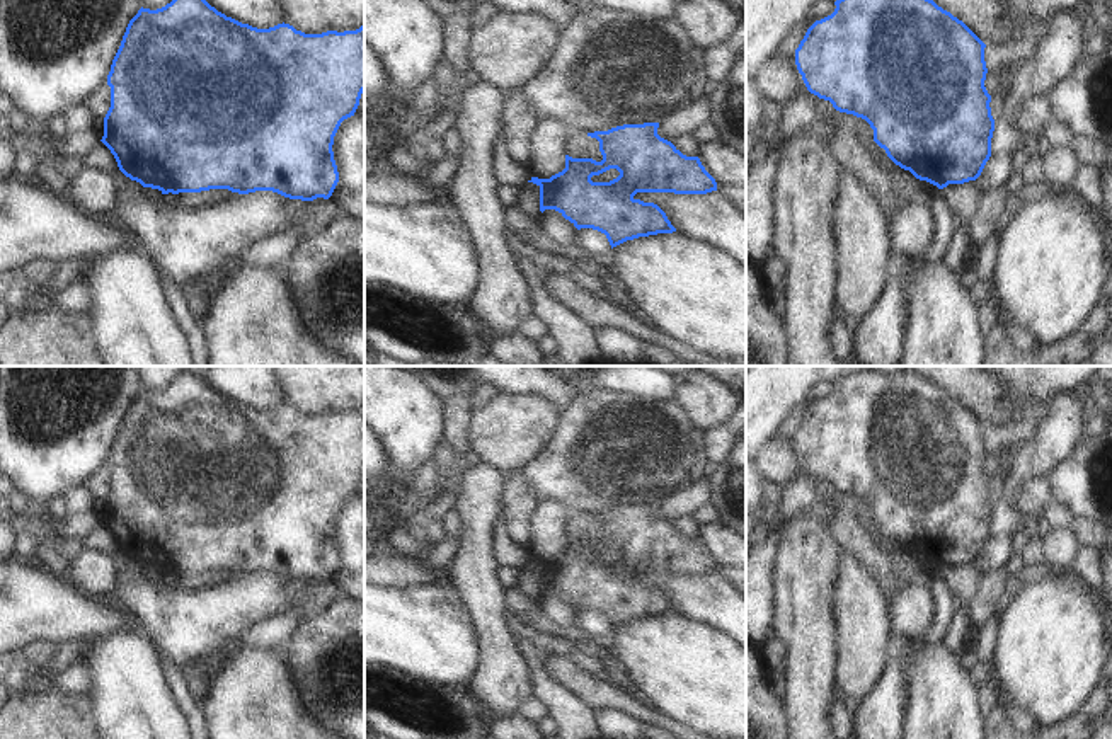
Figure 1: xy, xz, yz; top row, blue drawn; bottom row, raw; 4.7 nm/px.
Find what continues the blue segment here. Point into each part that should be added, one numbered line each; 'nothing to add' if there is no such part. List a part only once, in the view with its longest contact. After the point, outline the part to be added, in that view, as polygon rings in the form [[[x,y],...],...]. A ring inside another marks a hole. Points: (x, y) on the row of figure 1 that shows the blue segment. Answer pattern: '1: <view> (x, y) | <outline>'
nothing to add

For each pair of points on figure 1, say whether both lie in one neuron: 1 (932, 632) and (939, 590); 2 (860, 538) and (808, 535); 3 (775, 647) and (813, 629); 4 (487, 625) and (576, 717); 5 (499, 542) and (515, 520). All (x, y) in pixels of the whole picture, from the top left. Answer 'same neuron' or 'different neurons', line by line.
1: same neuron
2: different neurons
3: different neurons
4: different neurons
5: different neurons

